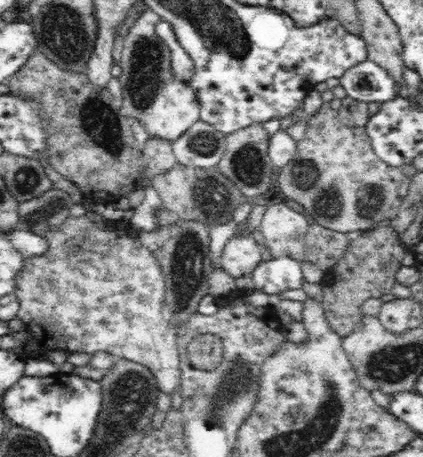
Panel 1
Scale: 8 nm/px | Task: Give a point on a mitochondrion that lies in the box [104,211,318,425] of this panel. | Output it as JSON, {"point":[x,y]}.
{"point":[186,270]}

